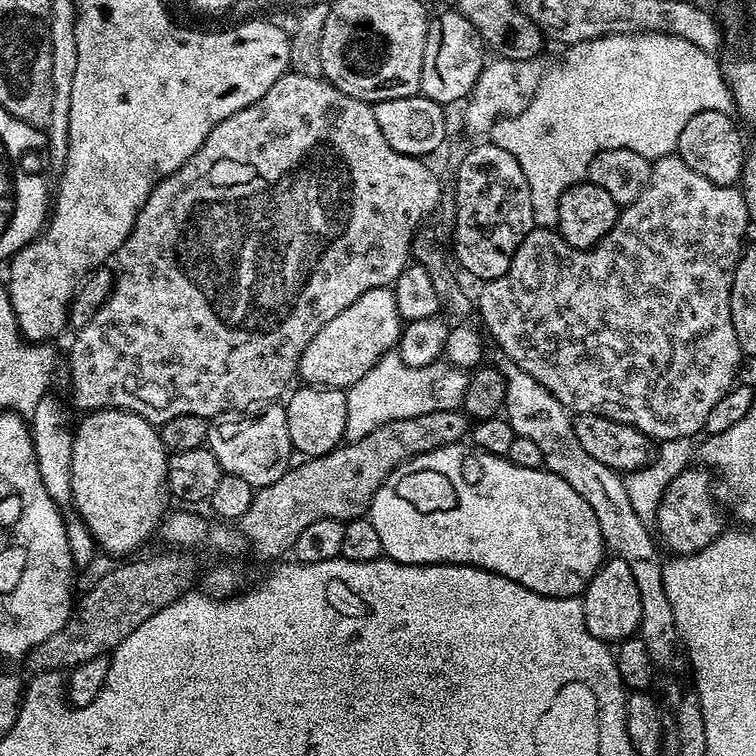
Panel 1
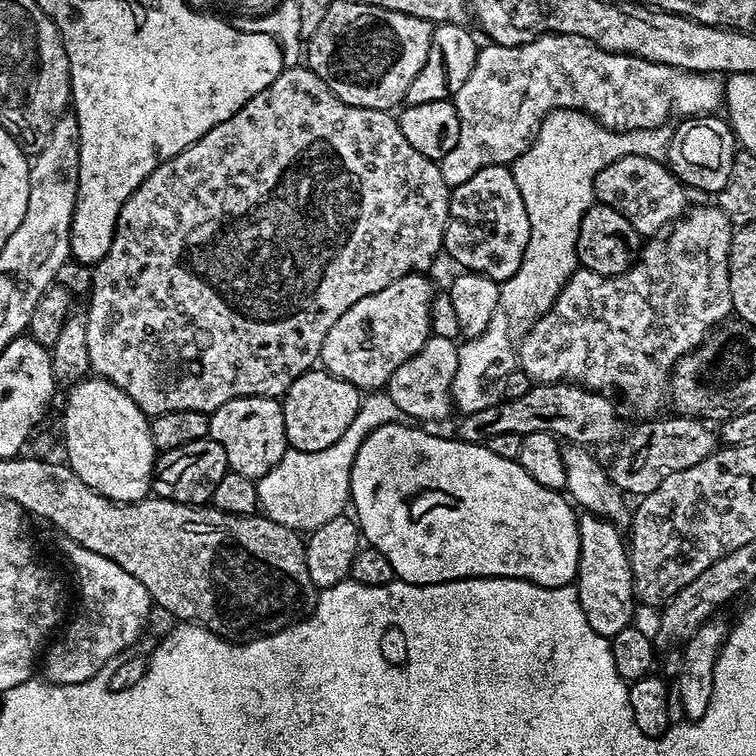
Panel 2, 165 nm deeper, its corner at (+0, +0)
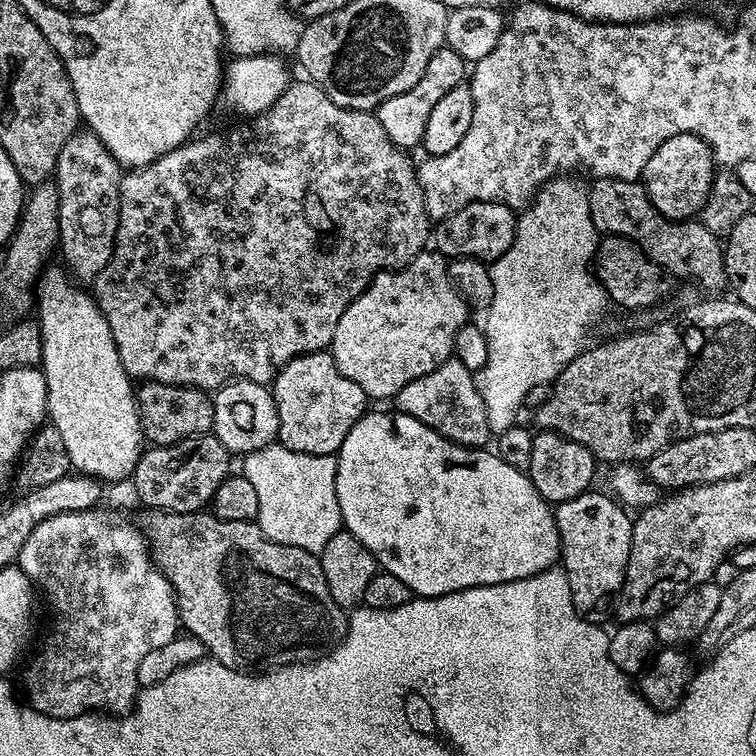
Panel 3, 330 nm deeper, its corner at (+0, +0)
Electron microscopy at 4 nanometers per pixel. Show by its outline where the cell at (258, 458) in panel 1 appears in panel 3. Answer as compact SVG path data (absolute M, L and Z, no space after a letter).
M249 380L232 381L215 391L213 404L215 406L213 435L219 438L230 454L245 456L265 448L277 439L279 435L277 406L267 385Z

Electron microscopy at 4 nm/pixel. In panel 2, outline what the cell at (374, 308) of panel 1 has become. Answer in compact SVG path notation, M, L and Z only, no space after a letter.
M413 274L390 282L390 286L378 290L378 294L354 302L354 306L330 326L330 334L326 334L322 342L319 363L323 371L361 390L383 389L394 370L398 370L406 358L418 354L432 336L433 295L432 280L424 274Z

